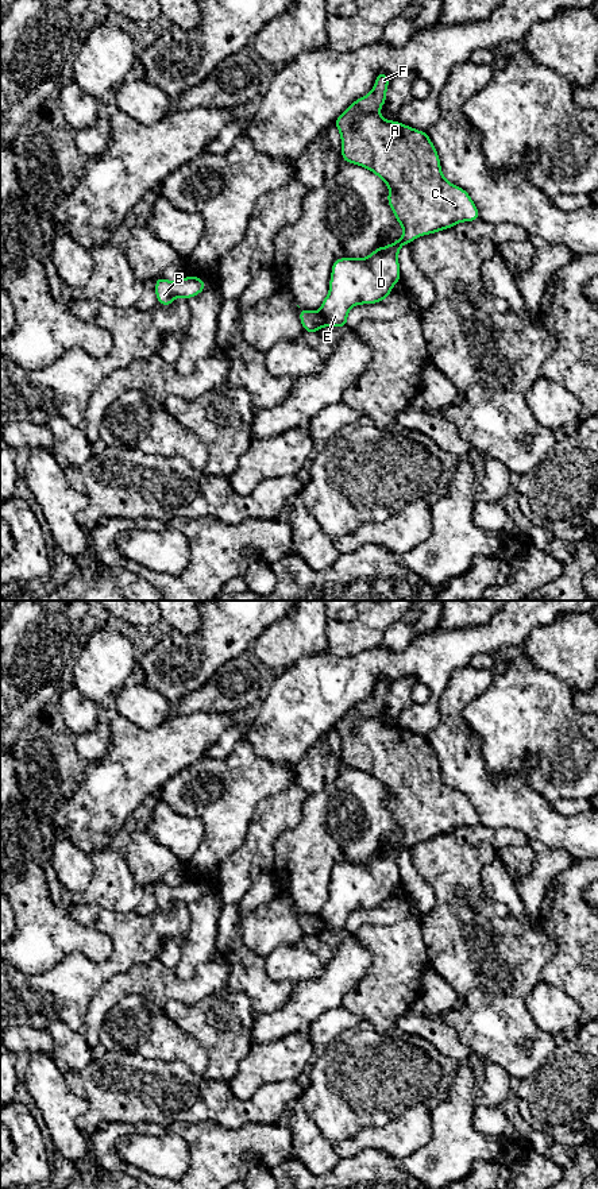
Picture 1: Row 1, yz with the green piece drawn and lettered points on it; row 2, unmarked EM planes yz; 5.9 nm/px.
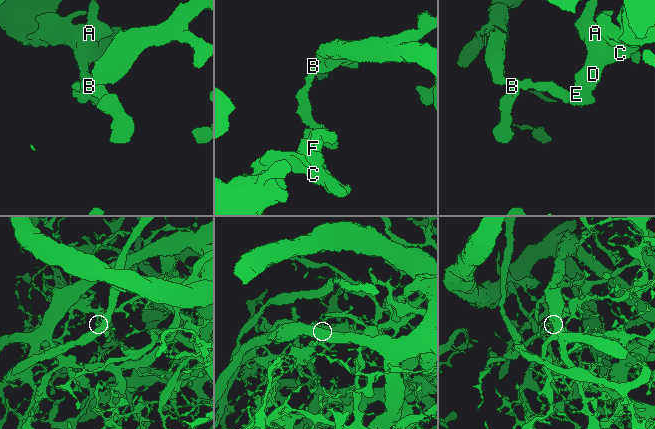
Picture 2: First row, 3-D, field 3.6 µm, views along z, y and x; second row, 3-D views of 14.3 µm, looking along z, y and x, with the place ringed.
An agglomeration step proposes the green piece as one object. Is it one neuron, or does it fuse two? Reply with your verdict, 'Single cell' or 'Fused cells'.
Fused cells

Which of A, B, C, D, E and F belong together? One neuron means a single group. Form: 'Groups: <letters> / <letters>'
Groups: A C D E F / B

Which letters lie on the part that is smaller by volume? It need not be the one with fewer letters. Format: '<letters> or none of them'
A, C, D, E, F

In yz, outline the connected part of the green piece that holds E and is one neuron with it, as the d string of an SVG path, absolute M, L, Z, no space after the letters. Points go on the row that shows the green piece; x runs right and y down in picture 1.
M378 73L373 90L333 124L342 136L342 159L371 170L389 186L386 200L404 235L363 259L346 256L333 262L329 293L319 310L321 327L347 328L352 306L387 298L401 279L398 251L404 244L479 219L470 194L443 177L427 132L381 116L389 81L386 73Z

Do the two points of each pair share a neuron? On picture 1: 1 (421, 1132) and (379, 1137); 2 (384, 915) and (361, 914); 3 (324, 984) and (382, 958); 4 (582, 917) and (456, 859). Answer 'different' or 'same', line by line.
1: same
2: same
3: different
4: different

